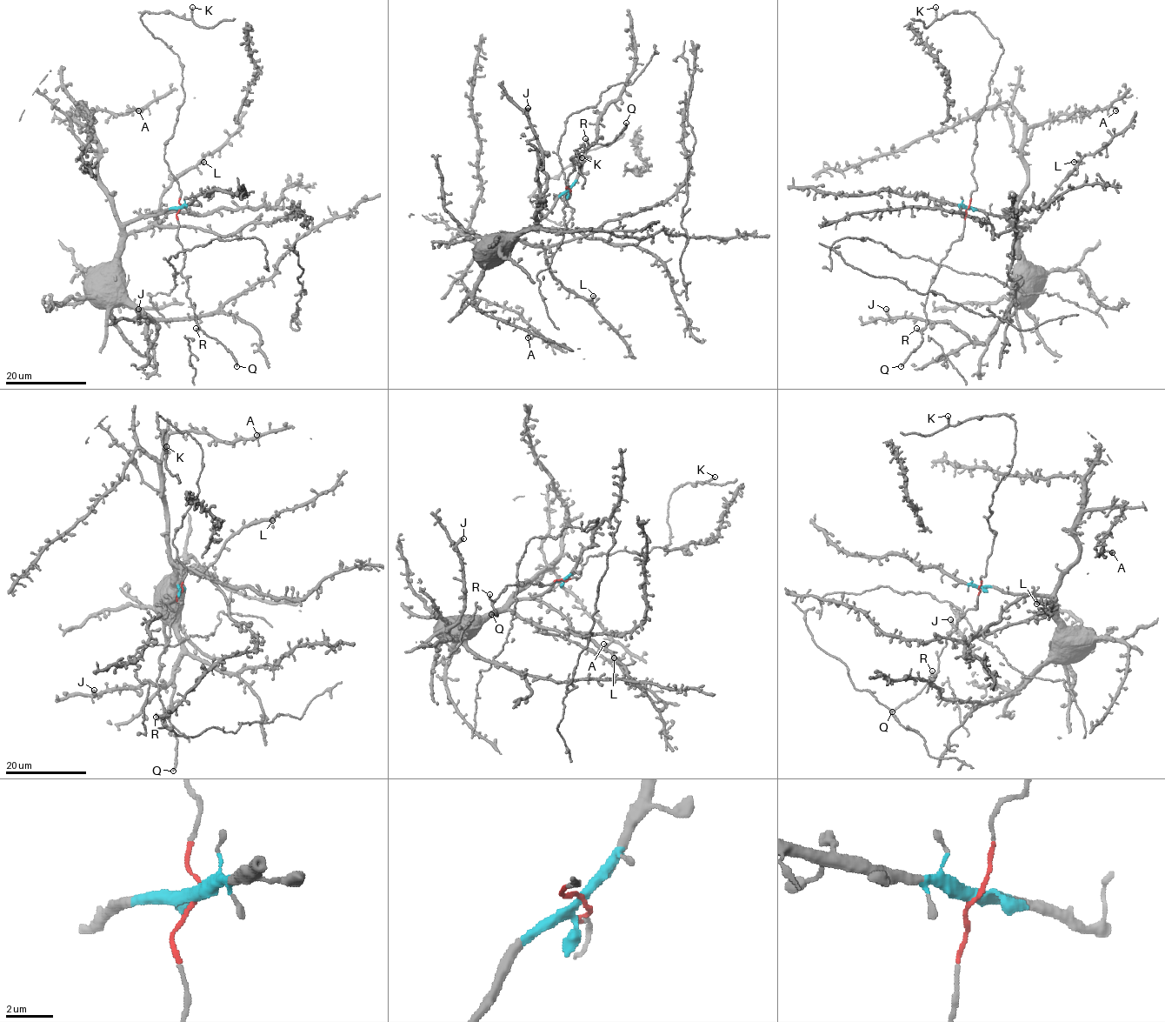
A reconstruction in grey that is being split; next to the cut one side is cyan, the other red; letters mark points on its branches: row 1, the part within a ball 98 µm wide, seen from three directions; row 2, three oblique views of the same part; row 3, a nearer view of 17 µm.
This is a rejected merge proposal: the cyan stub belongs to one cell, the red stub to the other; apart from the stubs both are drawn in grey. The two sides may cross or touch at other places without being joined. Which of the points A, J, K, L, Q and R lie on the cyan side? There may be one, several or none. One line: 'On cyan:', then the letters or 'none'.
On cyan: A, J, L

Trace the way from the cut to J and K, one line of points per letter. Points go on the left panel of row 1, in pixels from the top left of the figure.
J: (180, 209), (124, 227), (127, 299), (145, 317), (150, 342), (157, 327), (138, 317), (139, 309)
K: (180, 209), (178, 183), (164, 159), (184, 96), (180, 58), (140, 17), (146, 11), (189, 18), (192, 7)

